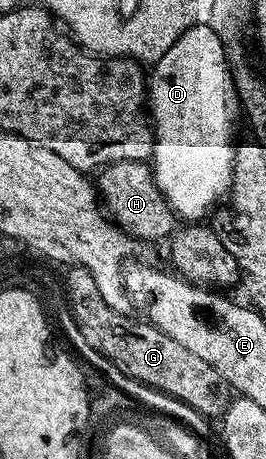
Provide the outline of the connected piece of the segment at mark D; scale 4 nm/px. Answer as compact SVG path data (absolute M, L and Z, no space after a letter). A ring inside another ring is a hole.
M197 24L188 30L184 30L184 34L180 34L180 38L176 38L176 42L172 42L172 46L168 46L166 53L160 59L153 61L151 68L154 69L149 69L148 72L148 116L154 129L154 155L152 157L154 181L159 190L162 191L162 197L170 203L170 208L175 217L182 219L183 216L183 221L186 222L205 221L227 199L232 182L232 170L234 169L234 149L236 147L234 131L238 128L238 116L240 120L238 89L235 88L234 78L230 75L226 47L220 42L220 38L209 24Z

